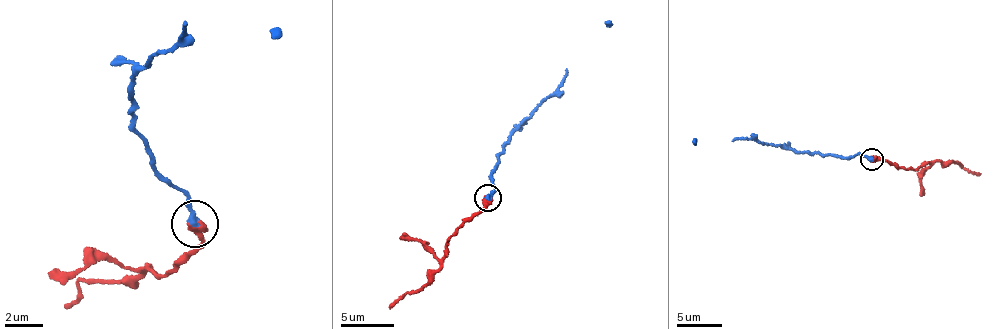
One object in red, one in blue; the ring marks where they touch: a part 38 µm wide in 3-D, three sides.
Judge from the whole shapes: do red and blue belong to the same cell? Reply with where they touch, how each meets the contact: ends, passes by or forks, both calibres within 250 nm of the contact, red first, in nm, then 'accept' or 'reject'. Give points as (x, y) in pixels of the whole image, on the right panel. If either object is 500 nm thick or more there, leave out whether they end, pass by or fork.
at (871, 159); 550 nm thick on the red side, 320 nm on the other; reject

